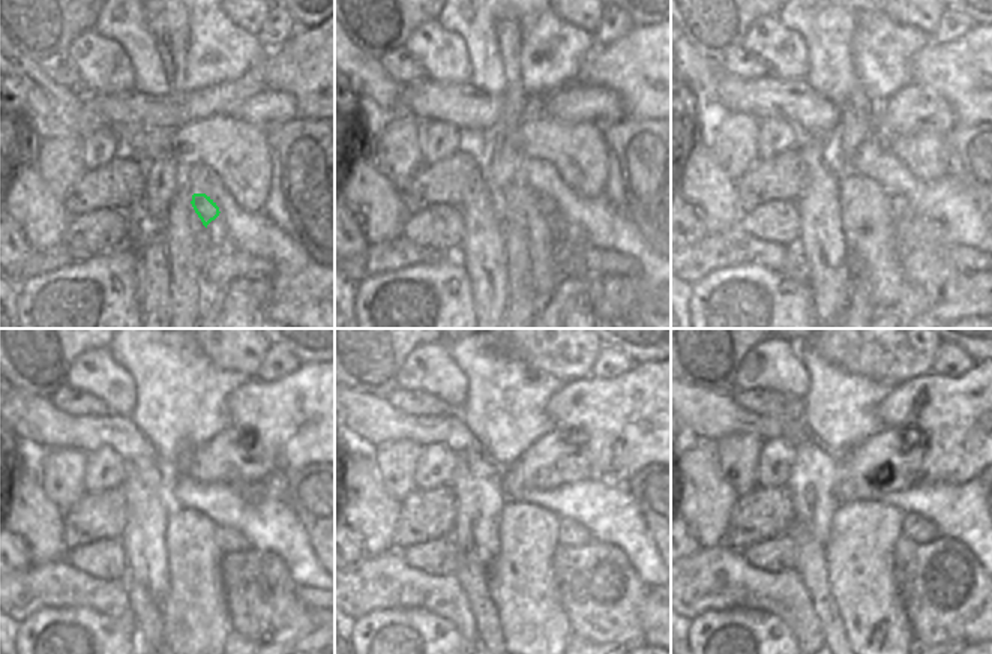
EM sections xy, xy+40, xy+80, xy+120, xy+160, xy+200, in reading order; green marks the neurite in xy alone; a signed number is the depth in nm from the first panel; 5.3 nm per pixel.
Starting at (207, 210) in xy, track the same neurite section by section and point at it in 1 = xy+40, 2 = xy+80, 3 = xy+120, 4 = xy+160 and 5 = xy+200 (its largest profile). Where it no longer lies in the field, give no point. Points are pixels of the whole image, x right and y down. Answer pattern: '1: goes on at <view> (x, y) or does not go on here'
1: goes on at xy+40 (548, 209)
2: goes on at xy+80 (899, 206)
3: goes on at xy+120 (228, 540)
4: goes on at xy+160 (571, 534)
5: goes on at xy+200 (914, 527)

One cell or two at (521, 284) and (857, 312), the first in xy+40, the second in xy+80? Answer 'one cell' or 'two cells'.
one cell

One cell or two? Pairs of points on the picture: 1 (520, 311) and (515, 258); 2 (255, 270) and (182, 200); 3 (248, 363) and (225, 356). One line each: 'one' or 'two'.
1: one
2: two
3: one

